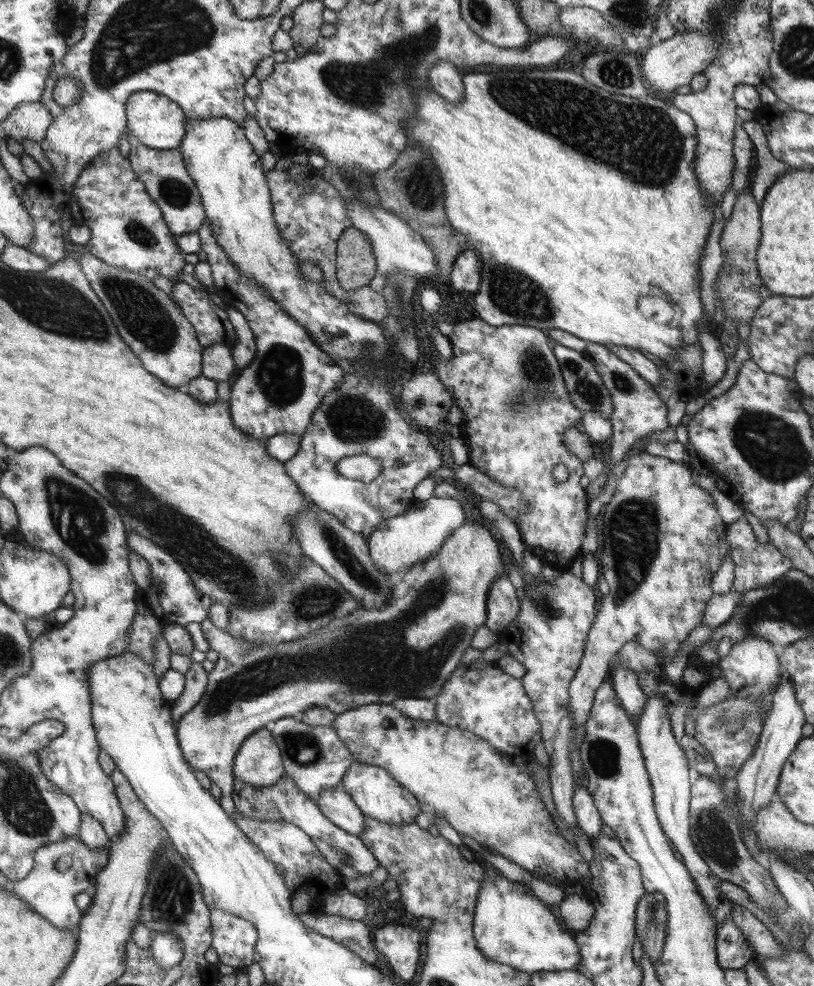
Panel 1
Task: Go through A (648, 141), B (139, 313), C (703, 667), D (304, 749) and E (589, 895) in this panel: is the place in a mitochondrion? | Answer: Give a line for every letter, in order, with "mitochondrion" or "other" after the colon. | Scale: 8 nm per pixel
A: mitochondrion
B: mitochondrion
C: other
D: mitochondrion
E: other

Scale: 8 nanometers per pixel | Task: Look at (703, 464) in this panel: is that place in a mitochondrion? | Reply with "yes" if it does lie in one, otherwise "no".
no

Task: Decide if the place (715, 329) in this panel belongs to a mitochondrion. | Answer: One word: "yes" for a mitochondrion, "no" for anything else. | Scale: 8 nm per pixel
no

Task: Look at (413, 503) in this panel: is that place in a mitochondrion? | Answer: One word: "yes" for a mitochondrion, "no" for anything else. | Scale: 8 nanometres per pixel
no

